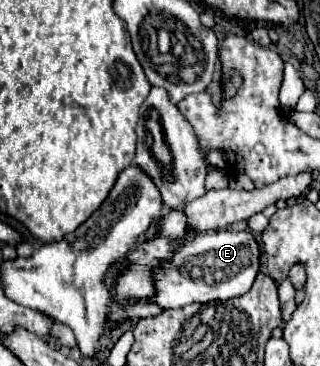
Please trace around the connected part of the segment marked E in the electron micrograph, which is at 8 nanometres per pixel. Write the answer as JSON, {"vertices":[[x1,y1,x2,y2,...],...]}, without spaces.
{"vertices":[[205,231,175,247,171,259,153,271,155,293,147,303,155,303,163,309,179,309,191,303,225,301,245,295,259,271,259,261,259,243,251,231]]}

